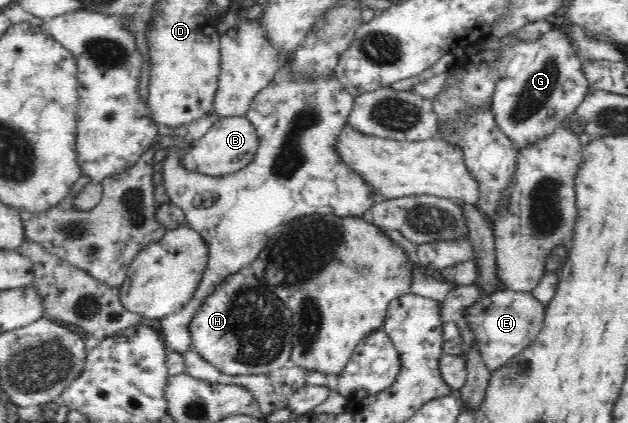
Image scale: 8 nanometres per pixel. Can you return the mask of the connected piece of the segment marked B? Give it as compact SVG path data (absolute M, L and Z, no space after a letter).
M246 116L220 117L183 156L182 167L207 176L227 176L253 162L259 146L259 135Z

